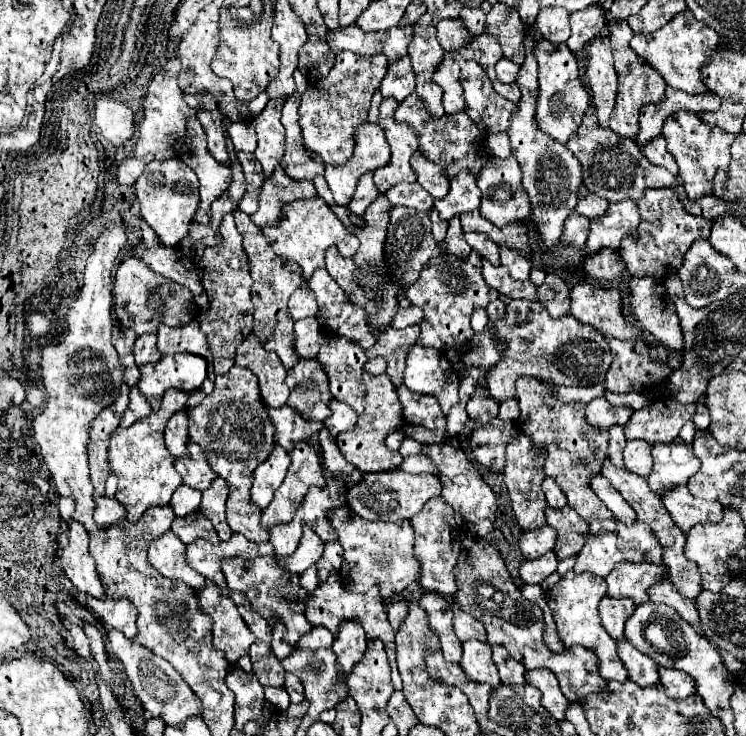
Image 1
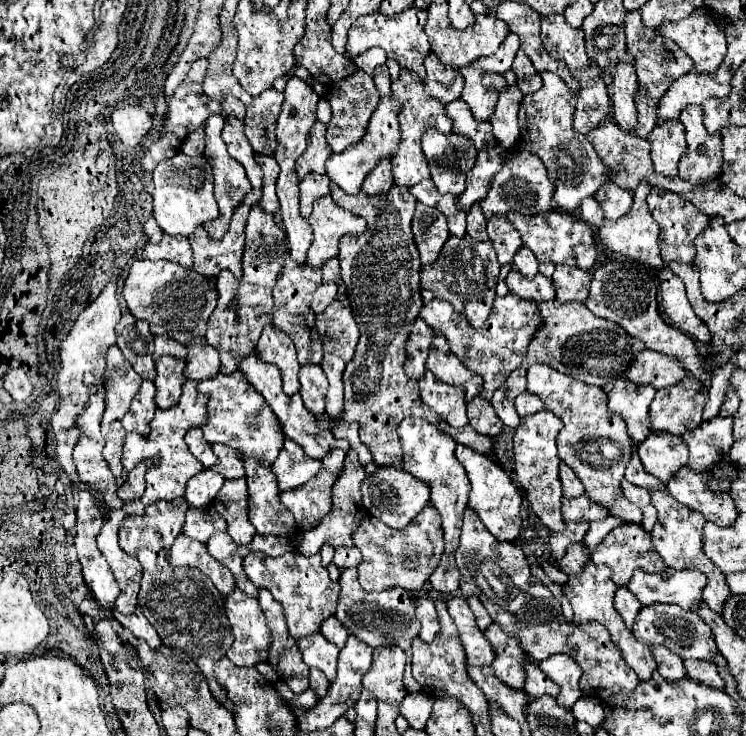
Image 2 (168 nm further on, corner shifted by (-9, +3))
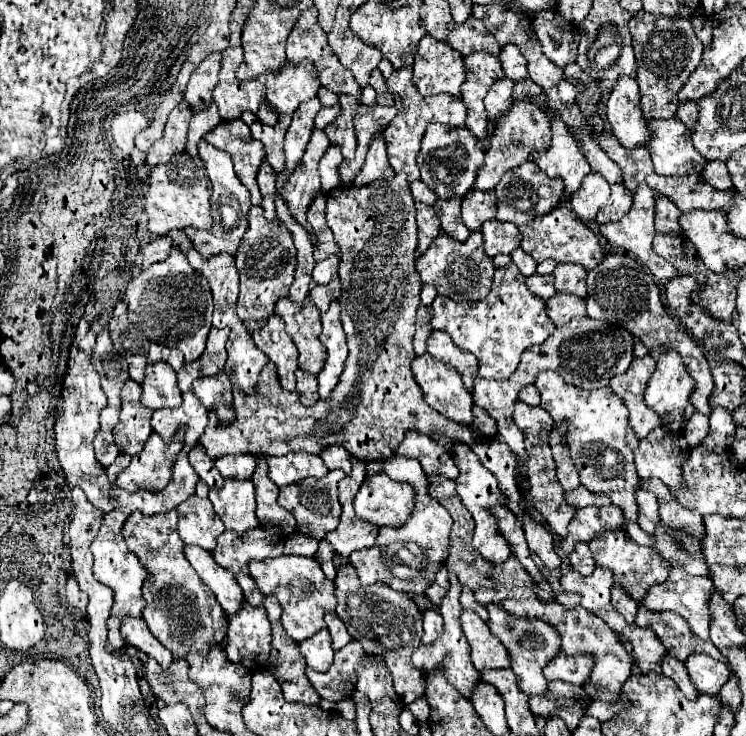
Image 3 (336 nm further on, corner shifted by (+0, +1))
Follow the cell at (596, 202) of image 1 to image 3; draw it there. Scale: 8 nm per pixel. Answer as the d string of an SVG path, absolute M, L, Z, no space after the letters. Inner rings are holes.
M614 184L608 202L598 210L596 222L598 224L608 224L608 222L620 220L630 210L630 206L632 206L630 194L632 192L628 188L624 188L624 184Z

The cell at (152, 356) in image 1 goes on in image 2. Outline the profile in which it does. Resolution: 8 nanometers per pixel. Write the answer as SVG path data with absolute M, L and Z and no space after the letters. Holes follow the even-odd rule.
M157 336L155 338L155 352L153 352L153 358L159 360L161 356L175 356L175 358L181 358L185 360L187 358L187 348L179 342L173 342L173 338L167 338L167 336Z

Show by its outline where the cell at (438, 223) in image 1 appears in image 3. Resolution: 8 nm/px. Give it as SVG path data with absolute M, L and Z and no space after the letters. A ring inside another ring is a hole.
M450 198L450 200L436 200L434 204L434 212L442 222L442 230L452 236L454 240L464 242L470 234L470 230L462 224L460 220L460 202L462 198Z

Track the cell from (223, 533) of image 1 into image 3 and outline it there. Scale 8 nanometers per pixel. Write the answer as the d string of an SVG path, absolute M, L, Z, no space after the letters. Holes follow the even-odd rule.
M224 480L224 486L220 490L210 490L208 498L226 530L244 536L244 532L258 526L254 514L254 484L250 480Z

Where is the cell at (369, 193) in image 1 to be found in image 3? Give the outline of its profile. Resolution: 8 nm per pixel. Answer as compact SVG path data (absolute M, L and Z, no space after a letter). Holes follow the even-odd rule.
M378 136L370 144L364 166L358 172L358 176L354 178L354 184L356 186L366 186L366 184L372 184L374 180L392 180L392 178L394 178L394 170L388 164L384 136Z

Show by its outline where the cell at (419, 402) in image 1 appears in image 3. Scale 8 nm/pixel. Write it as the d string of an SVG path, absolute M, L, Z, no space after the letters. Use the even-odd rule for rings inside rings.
M422 354L412 362L412 374L430 408L456 424L472 422L472 394L464 388L462 376L458 376L454 368L434 362L428 354Z

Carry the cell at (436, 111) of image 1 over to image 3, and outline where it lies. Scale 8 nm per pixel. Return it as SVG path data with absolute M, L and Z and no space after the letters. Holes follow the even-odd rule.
M424 36L416 52L414 62L414 84L422 96L432 96L448 92L460 96L460 86L464 80L462 56L454 52L448 44Z

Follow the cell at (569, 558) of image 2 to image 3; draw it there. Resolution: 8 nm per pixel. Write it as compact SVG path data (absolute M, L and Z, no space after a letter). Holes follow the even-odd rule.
M576 544L574 552L570 554L570 566L574 572L580 572L582 576L588 576L594 570L594 558L588 550L588 544Z

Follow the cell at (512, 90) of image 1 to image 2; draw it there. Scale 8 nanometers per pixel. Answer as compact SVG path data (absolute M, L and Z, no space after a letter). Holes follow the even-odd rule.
M535 74L531 78L519 78L517 84L519 84L519 88L521 88L523 94L533 94L533 92L537 92L541 88L541 76Z

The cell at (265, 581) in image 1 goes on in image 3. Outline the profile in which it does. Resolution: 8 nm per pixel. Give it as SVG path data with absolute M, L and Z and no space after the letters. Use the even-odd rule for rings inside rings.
M278 556L266 560L252 560L248 564L248 570L262 594L278 598L282 606L282 626L286 634L296 642L302 642L320 628L324 628L324 614L334 612L336 608L334 582L326 580L320 564L314 558Z

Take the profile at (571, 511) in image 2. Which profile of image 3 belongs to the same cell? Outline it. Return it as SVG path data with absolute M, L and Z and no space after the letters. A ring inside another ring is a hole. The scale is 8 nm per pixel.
M578 486L576 490L570 490L570 492L566 492L564 496L566 496L566 502L568 502L570 506L574 506L576 510L578 510L578 508L586 508L586 506L590 506L590 504L594 504L594 506L606 506L606 504L610 504L610 498L608 498L608 496L588 492L584 486Z

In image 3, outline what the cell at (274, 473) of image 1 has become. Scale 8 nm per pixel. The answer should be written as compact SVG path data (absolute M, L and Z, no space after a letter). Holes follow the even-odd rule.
M288 452L286 456L268 456L268 476L278 486L284 488L286 484L298 484L304 478L322 478L326 476L328 468L324 462L306 452Z

